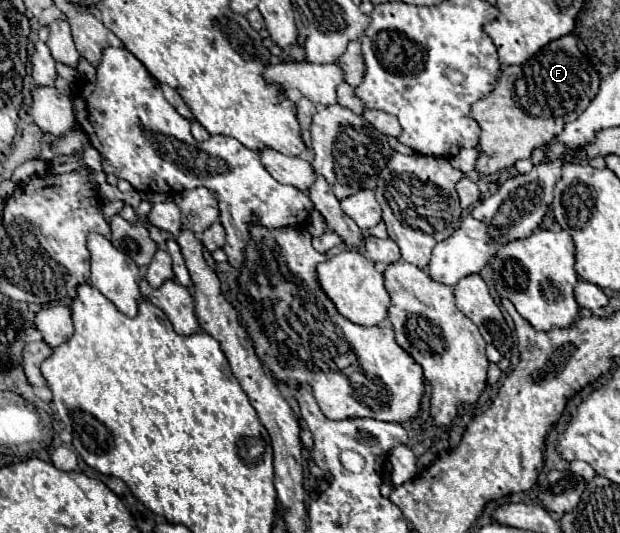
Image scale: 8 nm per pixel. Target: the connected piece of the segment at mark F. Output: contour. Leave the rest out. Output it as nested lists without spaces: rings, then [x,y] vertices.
[[[572,34],[552,40],[522,66],[506,66],[504,72],[500,72],[498,76],[496,88],[486,98],[478,100],[470,110],[470,118],[476,120],[482,130],[476,146],[480,156],[476,160],[474,170],[484,178],[488,174],[496,174],[500,170],[514,166],[516,160],[530,158],[534,148],[542,148],[550,144],[554,136],[558,136],[568,122],[580,116],[580,110],[586,110],[586,106],[592,102],[592,98],[598,92],[598,84],[600,84],[600,76],[590,68],[588,60],[578,50],[576,38]]]

